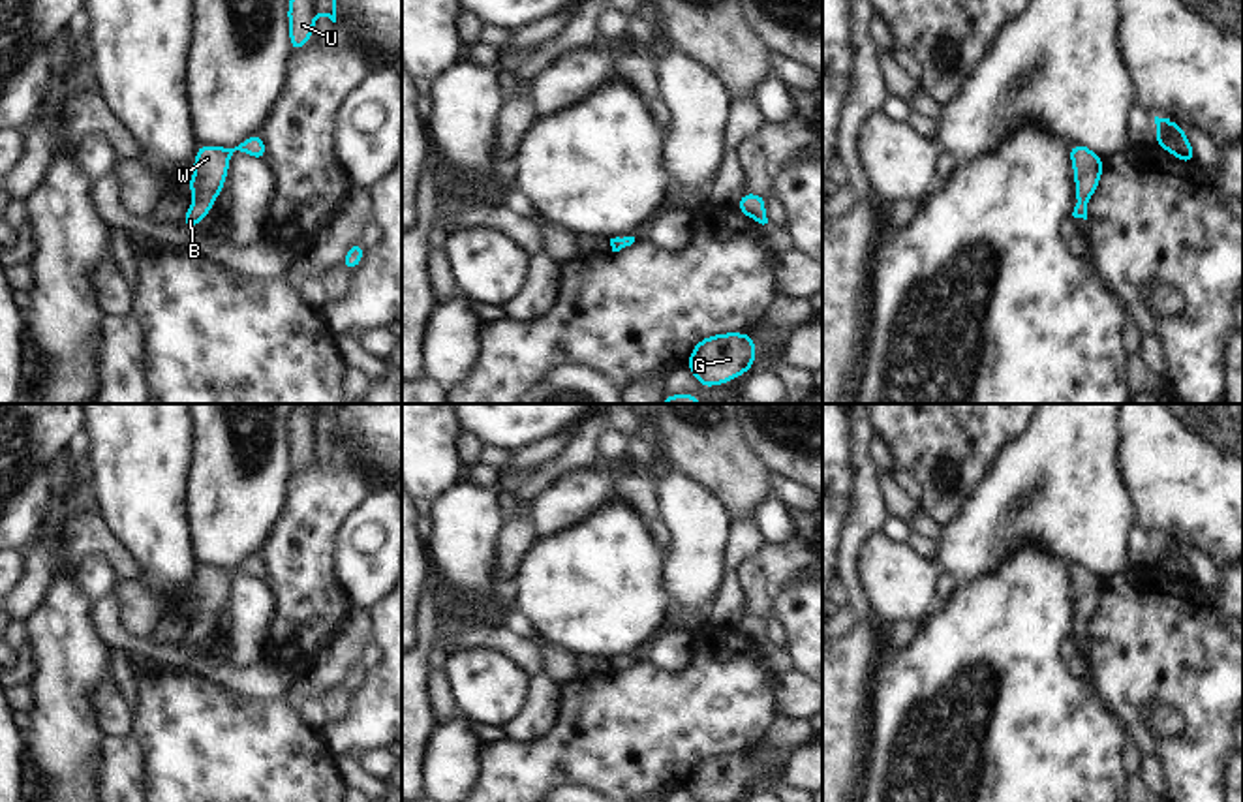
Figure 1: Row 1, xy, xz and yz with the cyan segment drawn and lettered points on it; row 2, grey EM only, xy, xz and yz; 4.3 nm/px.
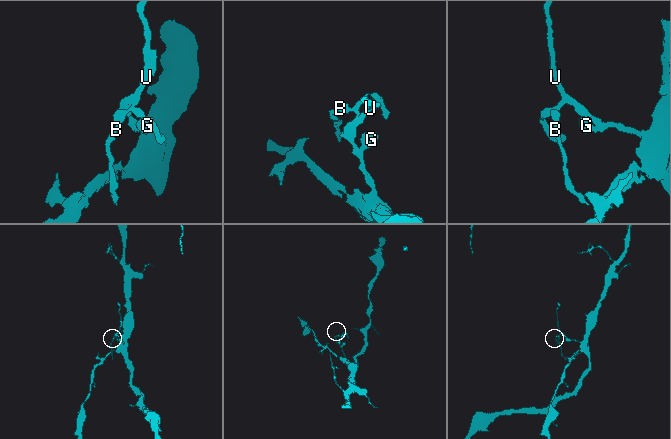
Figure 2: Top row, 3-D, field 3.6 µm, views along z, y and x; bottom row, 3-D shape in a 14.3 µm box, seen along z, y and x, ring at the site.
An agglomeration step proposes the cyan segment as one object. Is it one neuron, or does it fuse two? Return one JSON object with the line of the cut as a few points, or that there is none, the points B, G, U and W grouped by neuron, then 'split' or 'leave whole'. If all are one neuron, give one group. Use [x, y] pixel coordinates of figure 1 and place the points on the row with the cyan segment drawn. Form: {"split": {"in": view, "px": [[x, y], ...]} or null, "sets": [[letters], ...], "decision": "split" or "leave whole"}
{"split": null, "sets": [["B", "G", "U", "W"]], "decision": "leave whole"}

